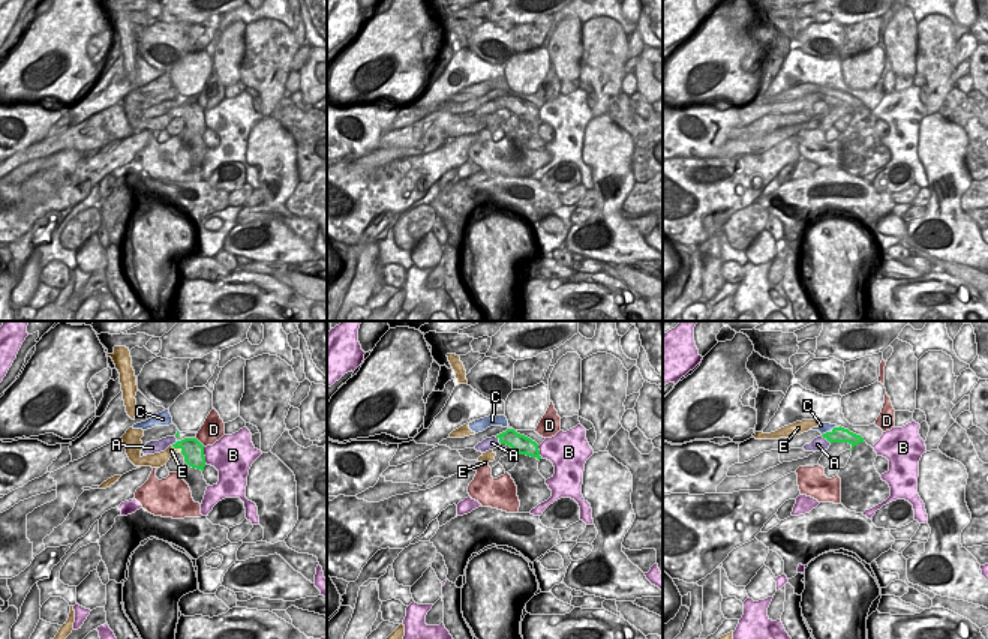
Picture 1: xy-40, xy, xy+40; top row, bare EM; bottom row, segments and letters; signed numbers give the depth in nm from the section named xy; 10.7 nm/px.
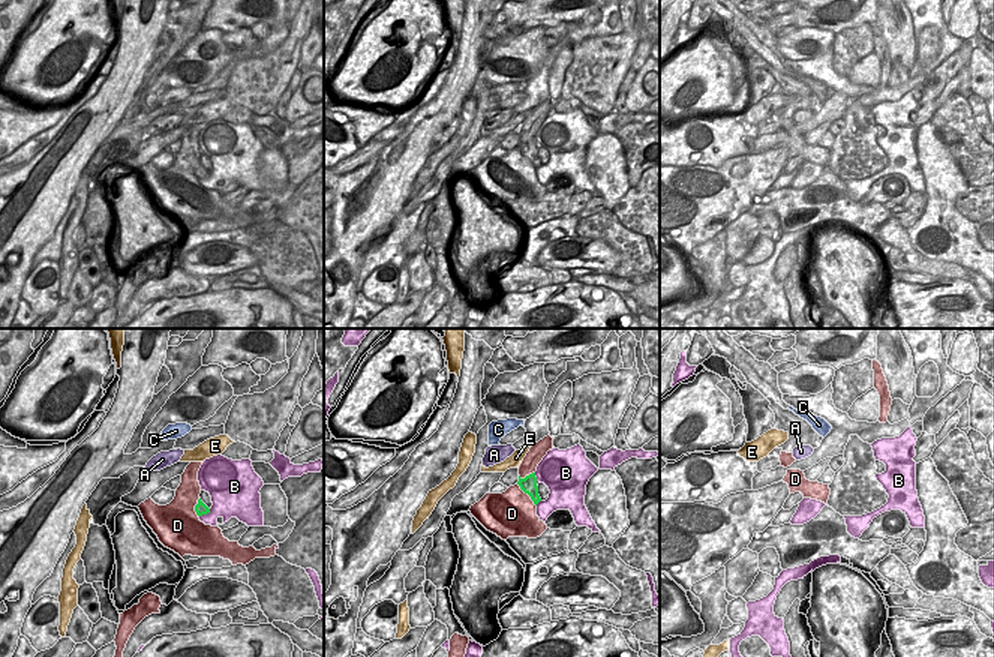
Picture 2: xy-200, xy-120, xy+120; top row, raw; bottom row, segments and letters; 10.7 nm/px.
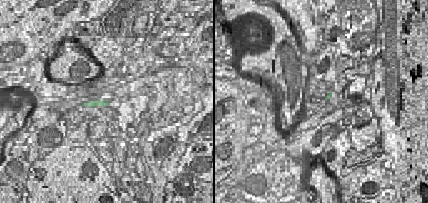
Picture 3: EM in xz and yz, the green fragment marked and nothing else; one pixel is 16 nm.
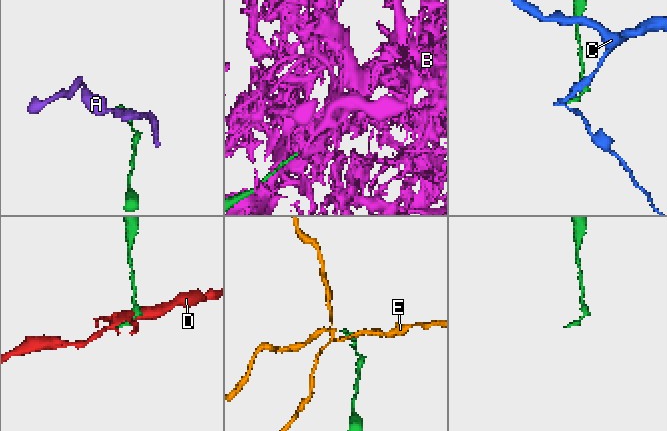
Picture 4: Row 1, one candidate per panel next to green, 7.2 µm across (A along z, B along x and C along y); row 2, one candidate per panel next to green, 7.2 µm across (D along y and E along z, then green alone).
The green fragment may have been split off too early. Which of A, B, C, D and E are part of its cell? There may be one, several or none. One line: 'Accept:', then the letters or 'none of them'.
Accept: none of them.

